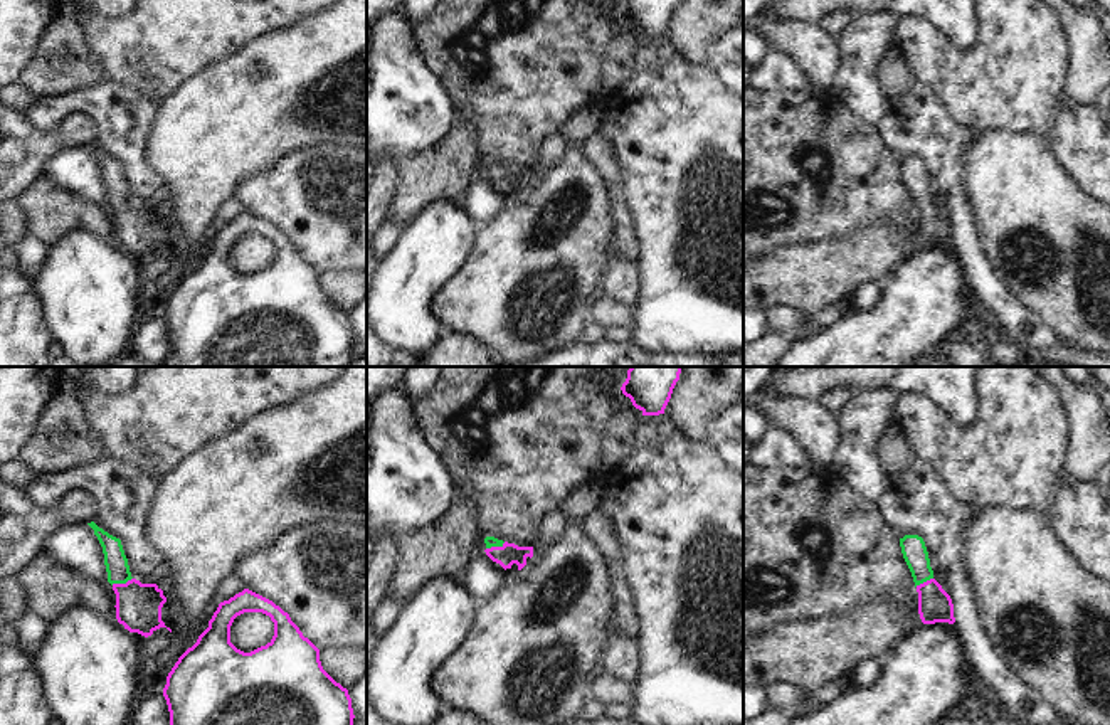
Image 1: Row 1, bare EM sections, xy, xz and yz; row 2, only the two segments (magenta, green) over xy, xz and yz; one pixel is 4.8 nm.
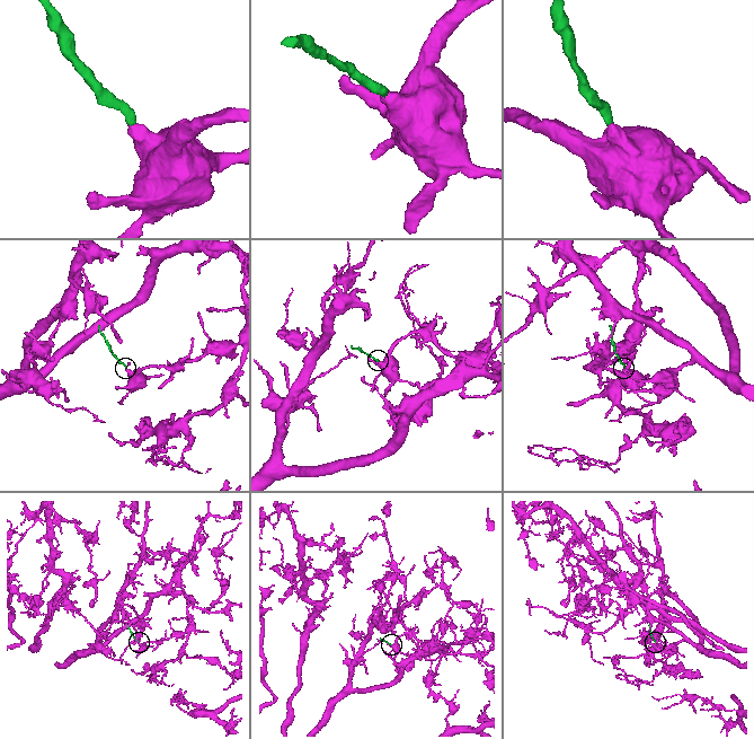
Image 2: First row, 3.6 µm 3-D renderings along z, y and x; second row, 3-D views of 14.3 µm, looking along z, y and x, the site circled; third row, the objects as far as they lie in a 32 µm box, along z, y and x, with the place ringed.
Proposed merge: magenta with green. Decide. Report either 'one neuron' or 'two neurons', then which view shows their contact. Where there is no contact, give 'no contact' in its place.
one neuron; meets magenta in xy

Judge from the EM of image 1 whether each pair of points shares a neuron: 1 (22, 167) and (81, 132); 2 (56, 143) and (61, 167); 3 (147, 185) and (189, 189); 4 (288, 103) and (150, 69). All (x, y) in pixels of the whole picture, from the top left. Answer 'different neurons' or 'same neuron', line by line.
1: same neuron
2: different neurons
3: different neurons
4: different neurons

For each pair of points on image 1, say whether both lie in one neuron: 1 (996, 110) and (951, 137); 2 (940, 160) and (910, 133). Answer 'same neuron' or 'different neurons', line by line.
1: different neurons
2: same neuron

